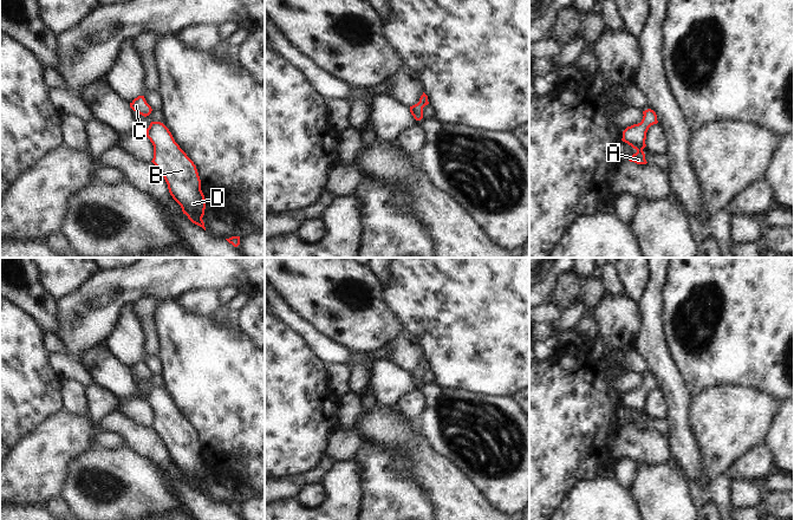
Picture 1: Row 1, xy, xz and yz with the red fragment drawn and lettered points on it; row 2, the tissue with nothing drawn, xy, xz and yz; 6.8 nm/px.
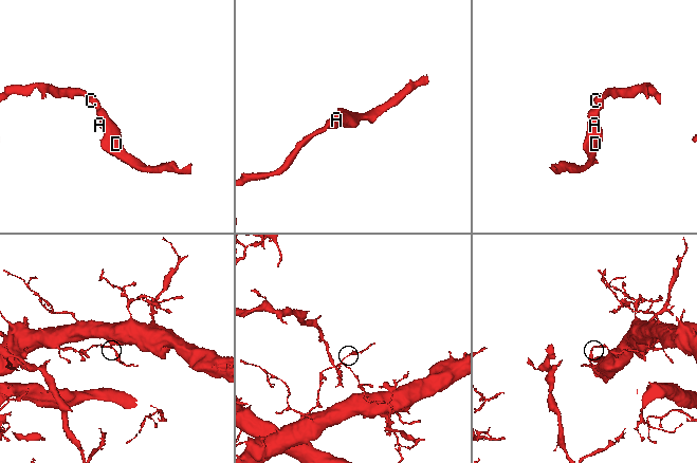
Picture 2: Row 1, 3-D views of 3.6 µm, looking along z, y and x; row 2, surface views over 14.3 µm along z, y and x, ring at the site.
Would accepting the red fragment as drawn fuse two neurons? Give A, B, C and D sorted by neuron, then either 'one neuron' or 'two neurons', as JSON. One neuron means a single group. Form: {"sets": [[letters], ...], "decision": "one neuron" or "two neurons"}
{"sets": [["A", "B", "C", "D"]], "decision": "one neuron"}

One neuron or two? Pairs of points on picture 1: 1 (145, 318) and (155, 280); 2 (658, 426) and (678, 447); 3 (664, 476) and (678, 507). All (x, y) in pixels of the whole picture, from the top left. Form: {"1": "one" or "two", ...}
{"1": "two", "2": "two", "3": "one"}

